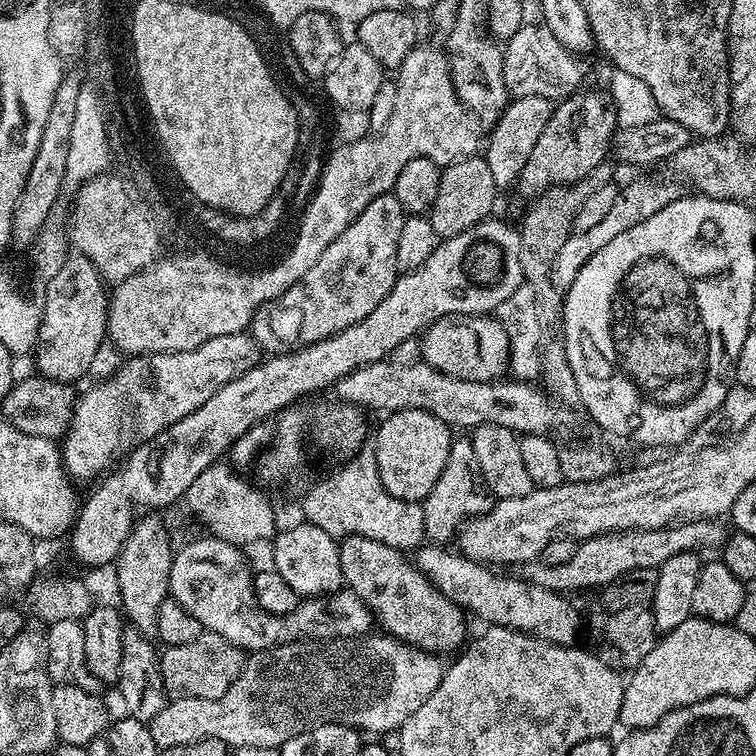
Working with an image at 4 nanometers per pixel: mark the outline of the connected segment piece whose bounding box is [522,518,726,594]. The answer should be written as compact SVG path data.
M715 519L685 520L669 524L666 528L654 530L634 530L633 532L607 532L601 536L591 536L588 540L579 541L574 555L569 561L559 566L546 566L539 562L529 562L523 565L523 579L534 586L542 586L542 590L550 590L561 594L573 594L583 588L602 590L614 578L622 578L622 574L630 574L630 570L643 568L659 568L666 558L674 558L683 552L699 553L700 548L719 549L726 539L723 523Z

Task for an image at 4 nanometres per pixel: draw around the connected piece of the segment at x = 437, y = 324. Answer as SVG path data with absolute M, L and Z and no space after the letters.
M495 315L443 316L424 329L420 340L423 363L442 374L462 378L466 382L498 380L509 371L510 342L506 330Z

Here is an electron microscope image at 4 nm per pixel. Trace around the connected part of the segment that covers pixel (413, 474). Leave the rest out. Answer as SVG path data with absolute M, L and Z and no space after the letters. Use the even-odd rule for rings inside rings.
M402 410L385 415L380 429L375 429L376 457L378 473L382 485L394 498L422 502L434 490L434 482L438 482L438 474L446 466L446 458L450 458L450 446L454 439L453 429L449 428L442 418L434 418L434 414L426 414L426 410Z

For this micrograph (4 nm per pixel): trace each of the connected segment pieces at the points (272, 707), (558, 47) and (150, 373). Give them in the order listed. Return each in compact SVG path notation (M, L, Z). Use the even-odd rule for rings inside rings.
M373 635L371 638L326 640L323 642L319 640L295 640L289 644L279 644L273 648L264 648L260 652L251 653L245 659L244 669L238 674L238 678L234 678L230 690L226 690L226 694L222 694L217 700L214 698L182 698L181 700L169 699L165 703L164 709L150 722L157 749L182 746L186 743L198 743L200 739L206 738L222 739L232 748L262 746L263 748L279 749L280 745L285 744L290 738L323 724L344 724L347 728L357 729L364 734L367 734L367 732L395 733L406 722L406 718L410 718L410 714L414 714L414 710L418 710L418 706L422 706L422 702L426 702L426 698L430 698L430 694L434 694L434 690L438 690L446 671L446 664L445 661L440 661L443 659L435 652L428 652L425 648L415 648L414 645L405 644L403 640L397 640L394 636L379 635Z
M525 23L503 45L505 86L509 97L537 96L553 102L568 99L581 87L584 64L577 53L571 52L543 23ZM580 84L580 85L579 85Z
M247 331L210 338L210 342L202 342L202 346L194 350L152 352L148 356L139 355L125 359L125 364L113 376L108 376L101 384L96 384L93 388L86 389L84 393L83 391L79 393L72 420L62 437L65 468L77 481L78 479L95 481L103 477L106 470L111 469L132 449L162 434L162 430L174 426L174 422L186 418L186 414L194 414L194 410L198 410L202 402L210 399L210 394L222 390L226 382L234 382L234 378L246 374L246 370L259 364L261 359L261 345L257 344Z

